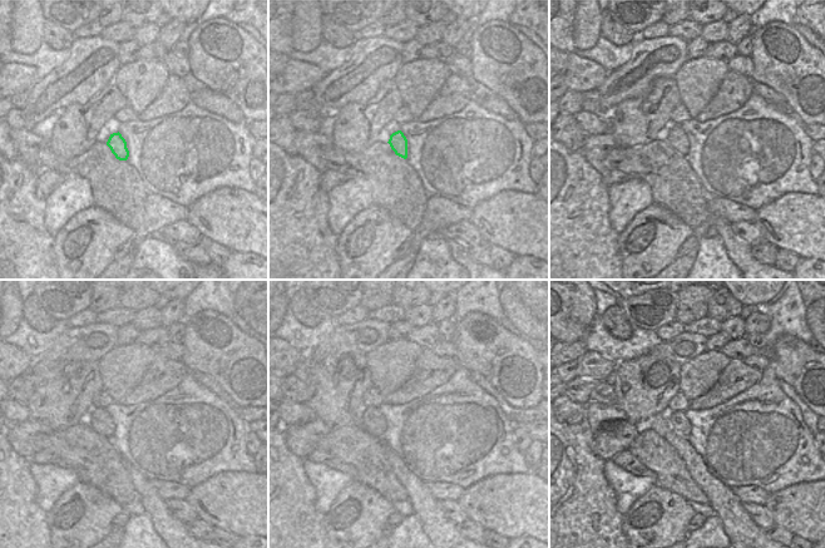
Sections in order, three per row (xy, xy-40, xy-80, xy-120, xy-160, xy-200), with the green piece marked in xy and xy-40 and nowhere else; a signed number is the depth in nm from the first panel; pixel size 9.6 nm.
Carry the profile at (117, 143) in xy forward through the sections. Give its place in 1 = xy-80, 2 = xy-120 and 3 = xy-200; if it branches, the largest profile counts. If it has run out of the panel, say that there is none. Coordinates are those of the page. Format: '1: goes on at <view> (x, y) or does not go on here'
1: goes on at xy-80 (677, 138)
2: goes on at xy-120 (109, 418)
3: goes on at xy-200 (670, 416)

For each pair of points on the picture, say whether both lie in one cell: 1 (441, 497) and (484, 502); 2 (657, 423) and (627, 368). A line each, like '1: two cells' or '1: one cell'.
1: two cells
2: two cells

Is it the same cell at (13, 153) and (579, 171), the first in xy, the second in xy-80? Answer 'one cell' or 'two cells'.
two cells

